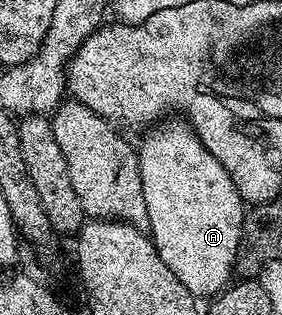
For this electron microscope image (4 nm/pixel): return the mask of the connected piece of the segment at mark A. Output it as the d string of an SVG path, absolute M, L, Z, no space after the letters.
M167 119L158 127L152 128L147 135L143 146L138 146L137 152L139 174L145 187L145 207L149 211L149 236L165 267L169 267L169 271L173 271L173 275L177 275L177 279L185 283L185 287L196 299L214 298L232 280L231 269L233 273L241 253L245 220L243 196L235 190L233 179L229 179L225 167L217 163L215 156L204 147L190 125L179 119Z

